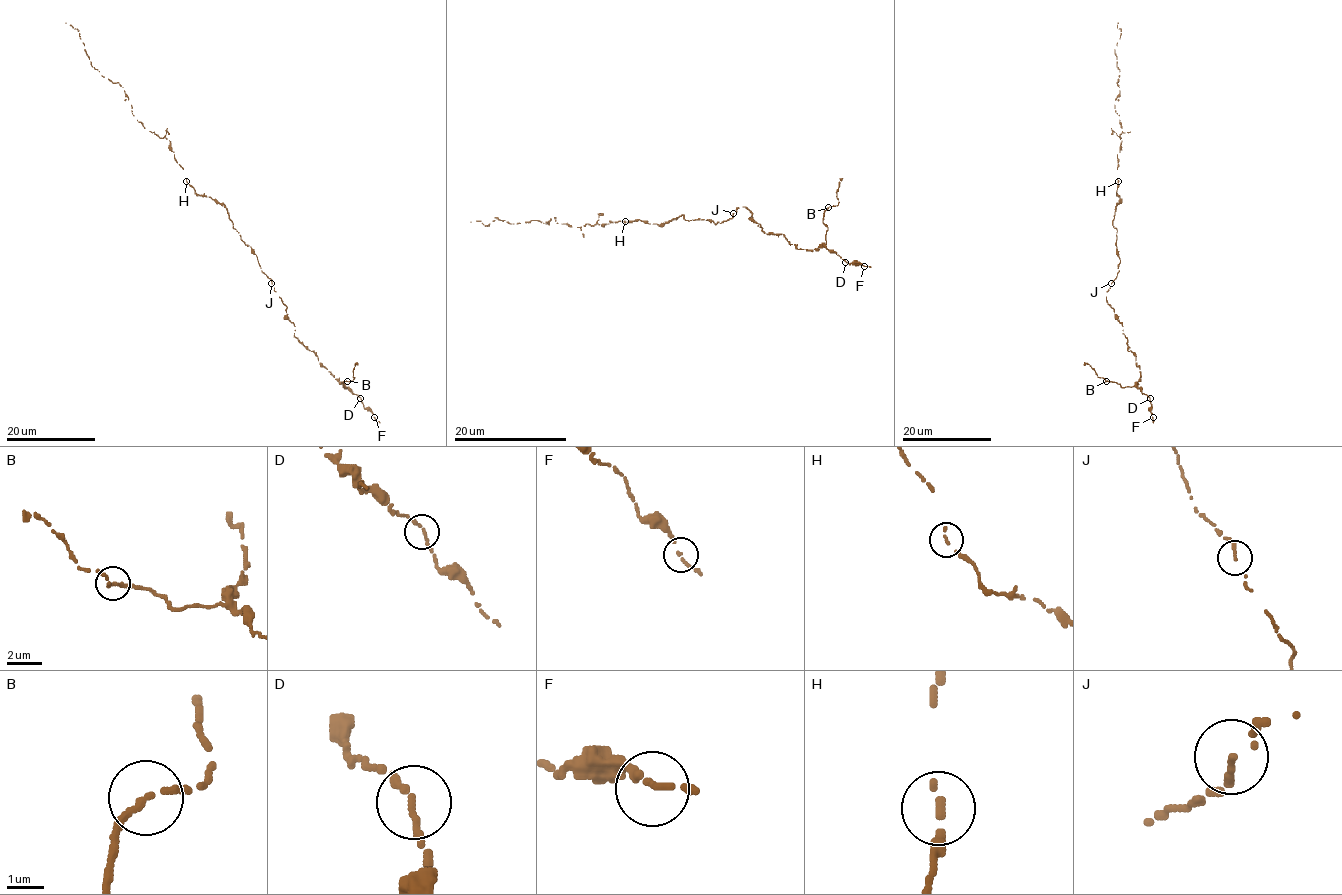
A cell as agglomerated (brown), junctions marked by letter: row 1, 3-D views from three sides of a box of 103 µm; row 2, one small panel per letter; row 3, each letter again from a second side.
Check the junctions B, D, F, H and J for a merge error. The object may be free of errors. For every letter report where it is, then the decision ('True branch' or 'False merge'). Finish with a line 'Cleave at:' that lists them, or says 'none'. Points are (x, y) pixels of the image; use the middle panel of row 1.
B: Place: (828, 207). True branch
D: Place: (845, 262). True branch
F: Place: (864, 266). True branch
H: Place: (625, 221). True branch
J: Place: (733, 213). True branch
Cleave at: none

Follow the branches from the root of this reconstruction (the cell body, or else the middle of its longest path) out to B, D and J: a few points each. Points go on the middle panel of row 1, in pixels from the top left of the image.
B: (677, 217), (715, 224), (745, 207), (766, 234), (817, 249), (826, 241), (828, 207)
D: (677, 217), (715, 224), (745, 207), (766, 234), (782, 234), (799, 249), (824, 247), (845, 262)
J: (677, 217), (711, 220), (715, 224), (731, 218), (732, 213)

